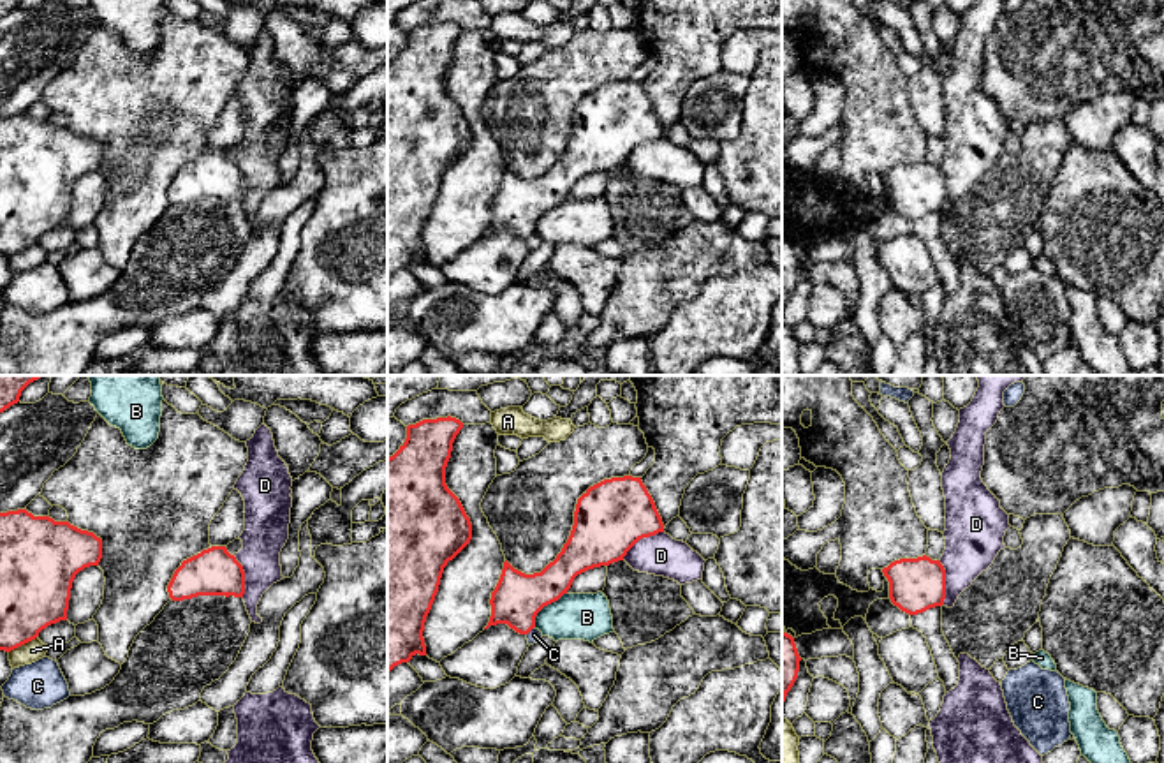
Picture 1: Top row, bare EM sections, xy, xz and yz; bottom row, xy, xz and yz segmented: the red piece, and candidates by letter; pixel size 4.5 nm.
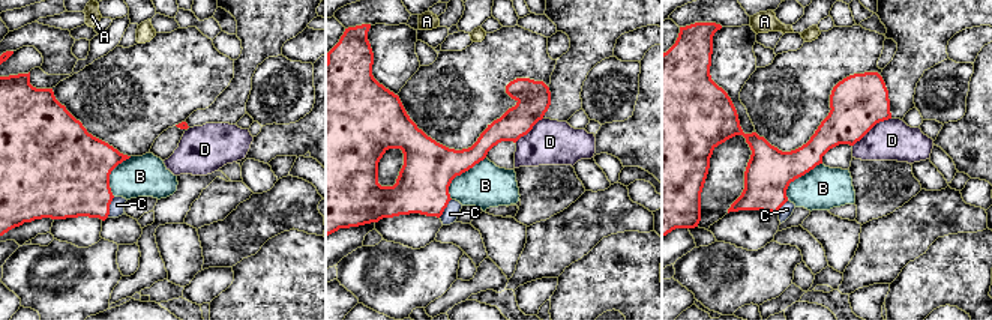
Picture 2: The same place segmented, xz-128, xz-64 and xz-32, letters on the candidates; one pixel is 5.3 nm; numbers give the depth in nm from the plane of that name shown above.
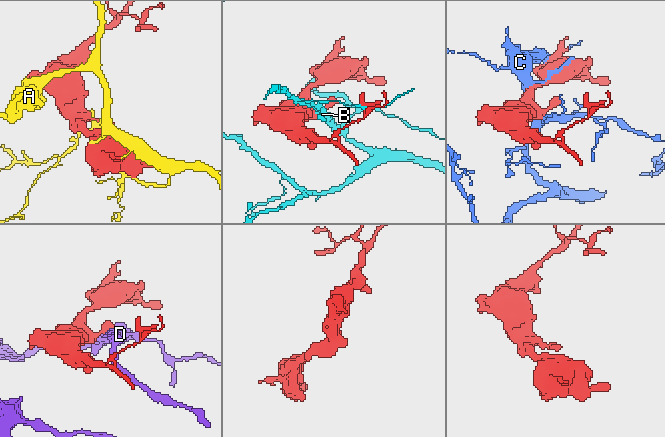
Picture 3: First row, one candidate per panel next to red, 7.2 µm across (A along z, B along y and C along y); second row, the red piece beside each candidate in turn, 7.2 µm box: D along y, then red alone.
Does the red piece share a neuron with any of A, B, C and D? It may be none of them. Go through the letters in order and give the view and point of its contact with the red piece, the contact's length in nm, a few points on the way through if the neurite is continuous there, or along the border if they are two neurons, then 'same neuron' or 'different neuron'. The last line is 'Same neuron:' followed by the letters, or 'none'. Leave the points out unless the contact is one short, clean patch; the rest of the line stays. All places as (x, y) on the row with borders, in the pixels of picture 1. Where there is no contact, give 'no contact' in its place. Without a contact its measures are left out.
A: meets red in xy at (22, 644); contact 150 nm long; different neuron
B: meets red in xz at (545, 605); contact 220 nm long; different neuron
C: meets red in xz at (530, 629); contact 60 nm long; different neuron
D: meets red in xz at (641, 538); contact 240 nm long; border along xz (663, 531), (643, 536), (622, 559); different neuron
Same neuron: none

